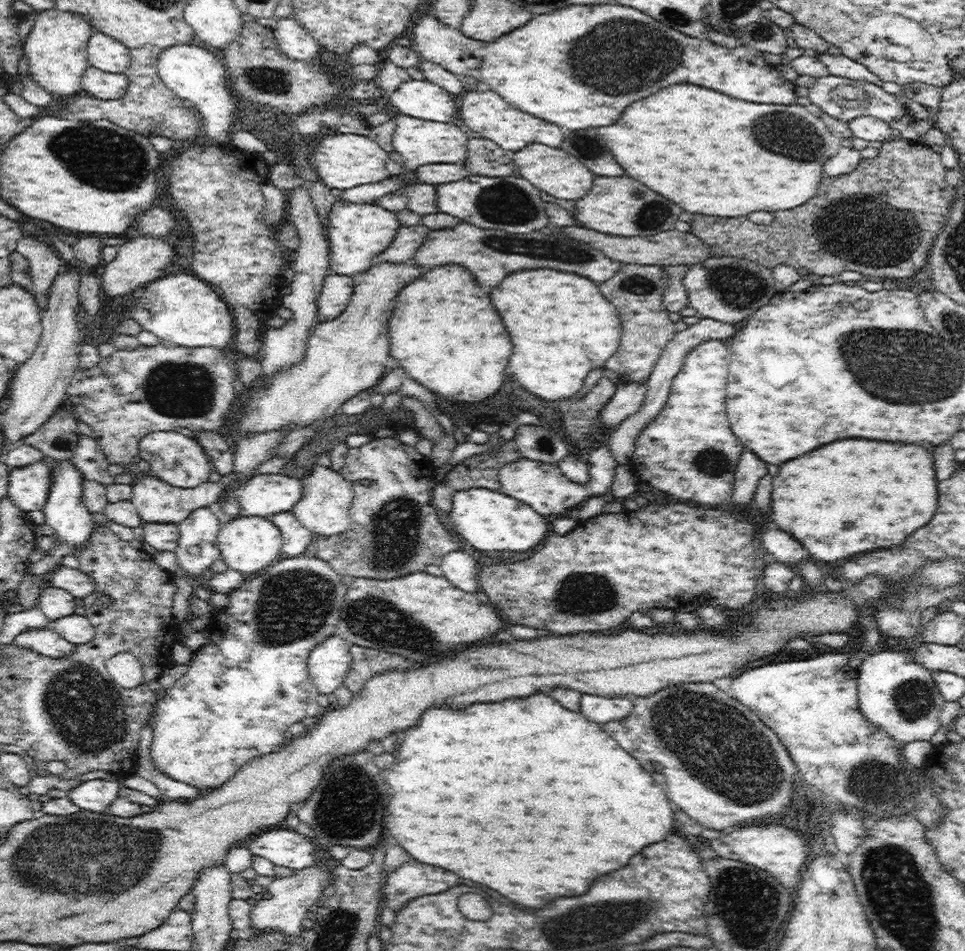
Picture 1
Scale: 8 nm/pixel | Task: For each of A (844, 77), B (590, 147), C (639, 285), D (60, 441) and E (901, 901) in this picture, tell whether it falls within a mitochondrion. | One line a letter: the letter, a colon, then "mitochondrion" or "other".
A: other
B: mitochondrion
C: mitochondrion
D: mitochondrion
E: mitochondrion

